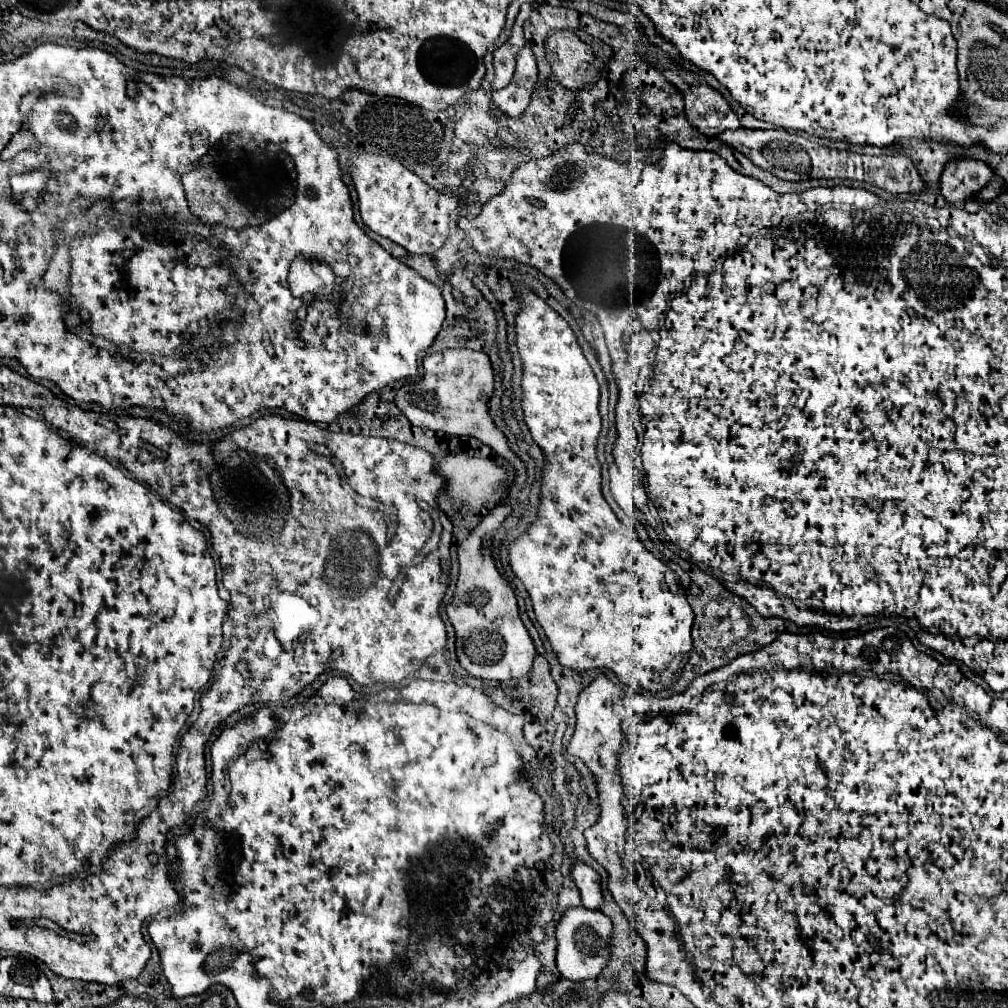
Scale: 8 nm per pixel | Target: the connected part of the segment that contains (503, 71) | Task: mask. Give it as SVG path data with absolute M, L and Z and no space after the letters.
M503 44L493 52L493 66L495 66L495 78L491 82L493 90L503 88L505 84L509 84L511 76L513 76L513 64L515 64L515 54L511 54L511 44Z

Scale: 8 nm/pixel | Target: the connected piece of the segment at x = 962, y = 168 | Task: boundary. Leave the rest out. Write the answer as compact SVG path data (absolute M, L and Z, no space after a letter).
M971 158L951 160L947 162L941 178L939 178L939 194L947 202L957 202L971 198L981 192L993 178L993 170L981 162Z

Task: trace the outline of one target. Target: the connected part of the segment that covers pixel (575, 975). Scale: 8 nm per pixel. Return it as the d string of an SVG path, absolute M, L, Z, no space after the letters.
M583 906L569 908L557 924L557 970L561 976L573 982L597 978L611 958L611 936L613 926L603 912L587 910Z

